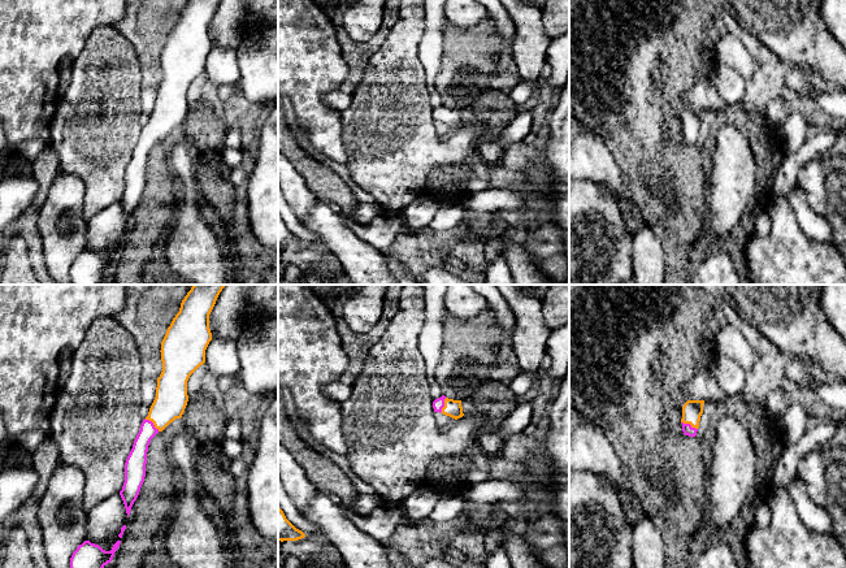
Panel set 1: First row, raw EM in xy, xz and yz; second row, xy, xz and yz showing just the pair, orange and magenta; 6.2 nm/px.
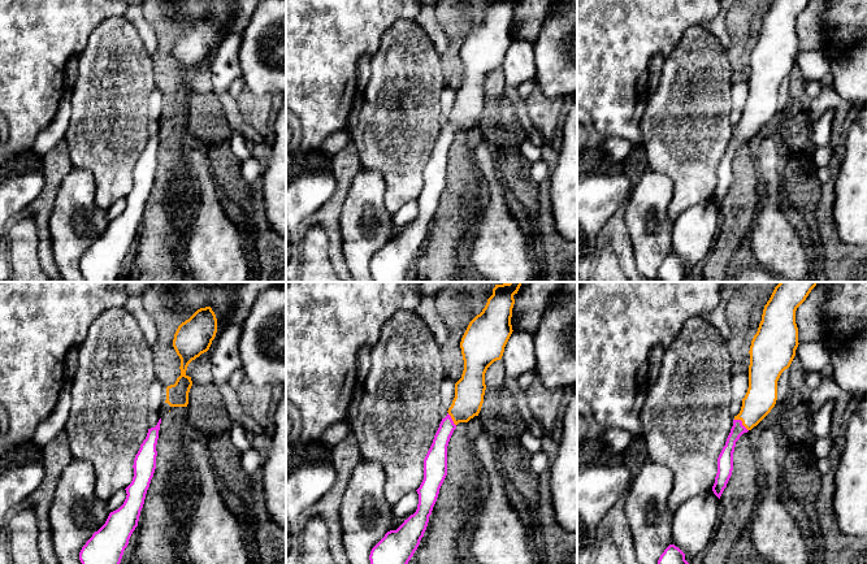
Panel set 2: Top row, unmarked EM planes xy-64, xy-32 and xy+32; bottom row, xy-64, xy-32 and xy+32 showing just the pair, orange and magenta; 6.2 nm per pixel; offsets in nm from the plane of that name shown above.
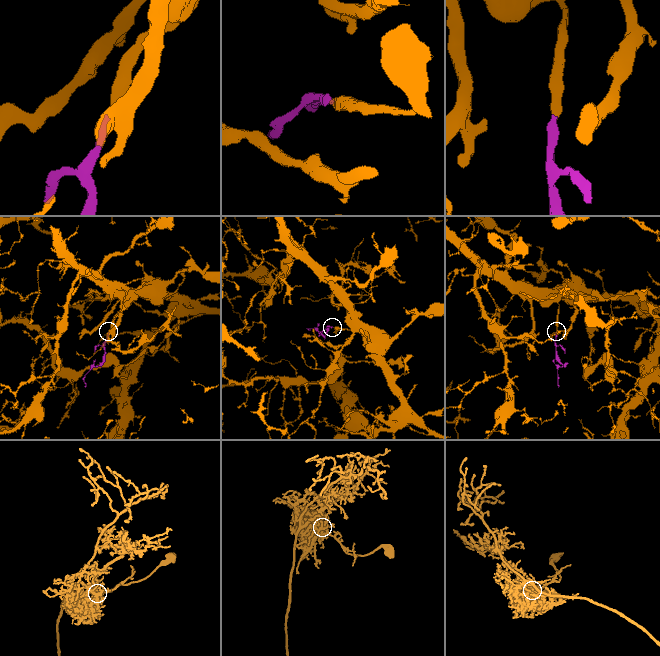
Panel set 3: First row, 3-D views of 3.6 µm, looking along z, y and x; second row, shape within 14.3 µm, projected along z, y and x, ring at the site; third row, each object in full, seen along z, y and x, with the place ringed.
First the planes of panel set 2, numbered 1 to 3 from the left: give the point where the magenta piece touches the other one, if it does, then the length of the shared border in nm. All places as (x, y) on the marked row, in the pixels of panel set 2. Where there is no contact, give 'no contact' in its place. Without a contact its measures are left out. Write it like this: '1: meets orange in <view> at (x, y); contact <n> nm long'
1: no contact
2: meets orange in xy-32 at (452, 420); contact 90 nm long
3: meets orange in xy+32 at (742, 422); contact 120 nm long

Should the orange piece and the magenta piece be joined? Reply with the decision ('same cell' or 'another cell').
same cell

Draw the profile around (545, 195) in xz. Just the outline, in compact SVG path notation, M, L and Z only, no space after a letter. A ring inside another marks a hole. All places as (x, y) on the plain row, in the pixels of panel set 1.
M547 181L541 187L534 187L534 201L539 205L550 208L558 199L556 183Z

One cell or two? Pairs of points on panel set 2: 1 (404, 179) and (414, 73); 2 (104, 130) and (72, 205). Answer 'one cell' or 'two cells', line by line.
1: one cell
2: two cells

